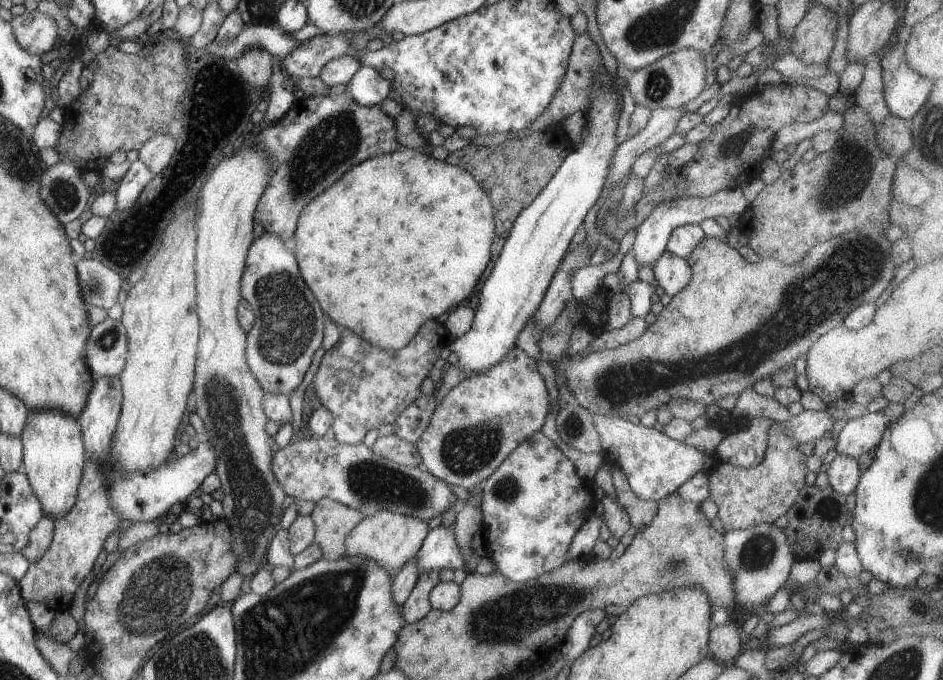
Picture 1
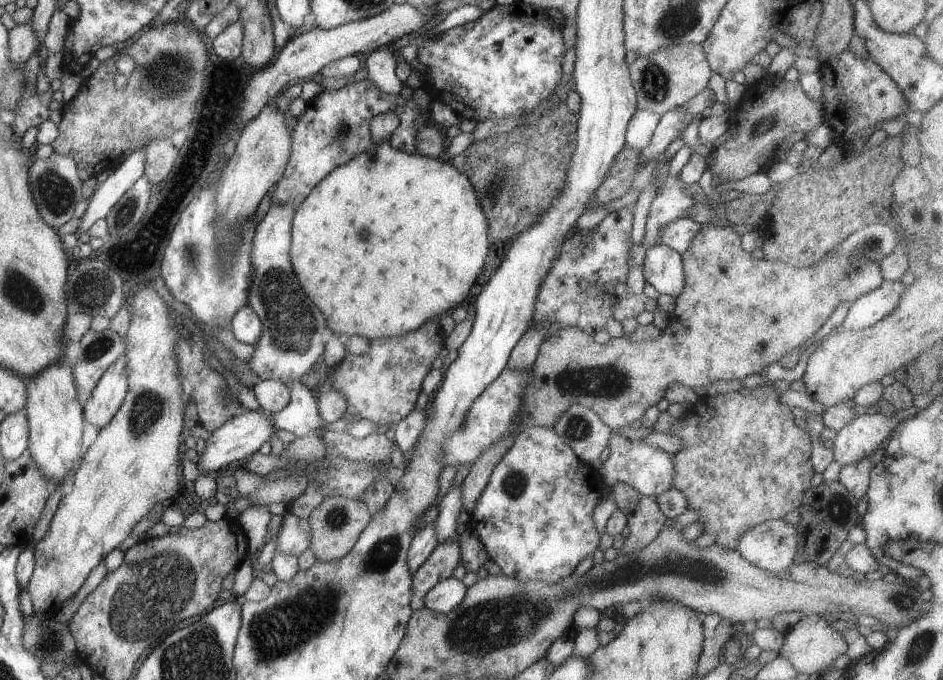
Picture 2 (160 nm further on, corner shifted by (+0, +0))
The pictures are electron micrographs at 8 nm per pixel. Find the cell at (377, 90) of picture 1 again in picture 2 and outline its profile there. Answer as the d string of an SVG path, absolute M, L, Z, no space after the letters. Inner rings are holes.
M387 47L376 49L363 58L363 67L368 68L368 78L382 92L386 94L398 94L402 90L403 83L396 77L398 60L394 53Z

